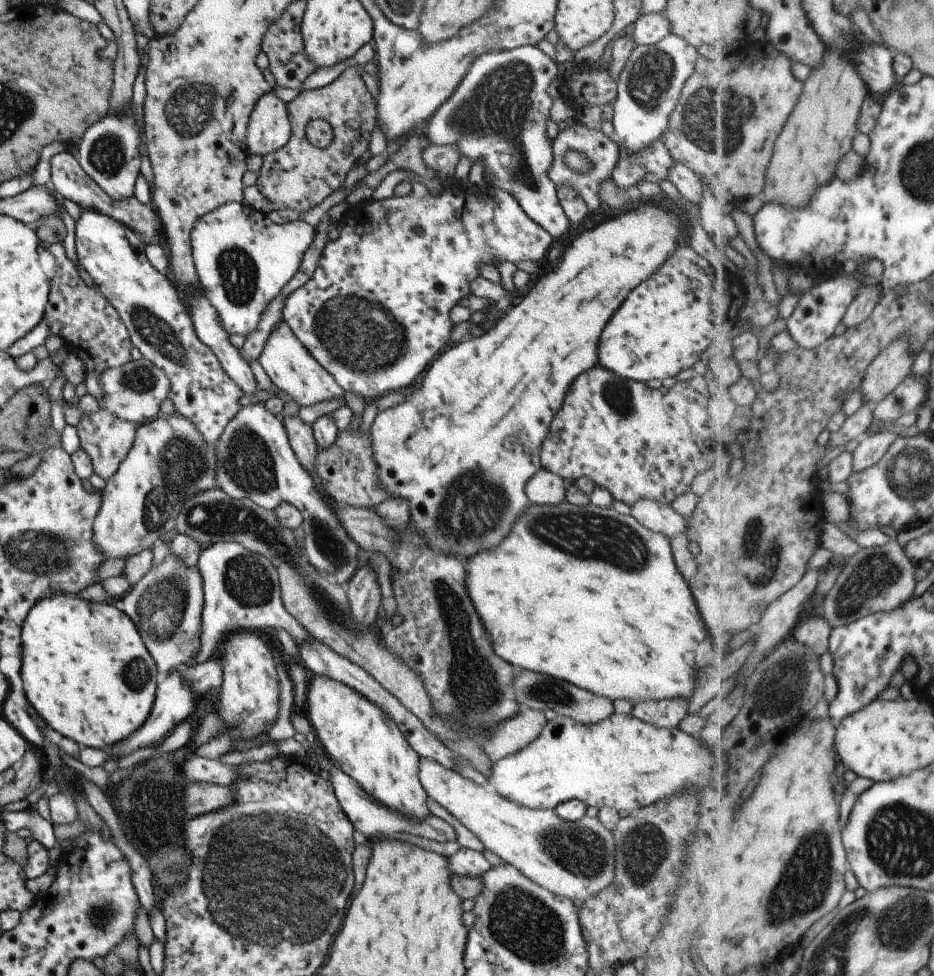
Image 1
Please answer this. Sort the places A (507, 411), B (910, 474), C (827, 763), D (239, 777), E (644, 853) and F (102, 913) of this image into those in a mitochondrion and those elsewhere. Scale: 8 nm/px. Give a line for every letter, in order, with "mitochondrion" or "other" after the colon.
A: other
B: mitochondrion
C: other
D: other
E: mitochondrion
F: mitochondrion

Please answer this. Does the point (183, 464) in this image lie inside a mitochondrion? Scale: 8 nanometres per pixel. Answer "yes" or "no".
yes

